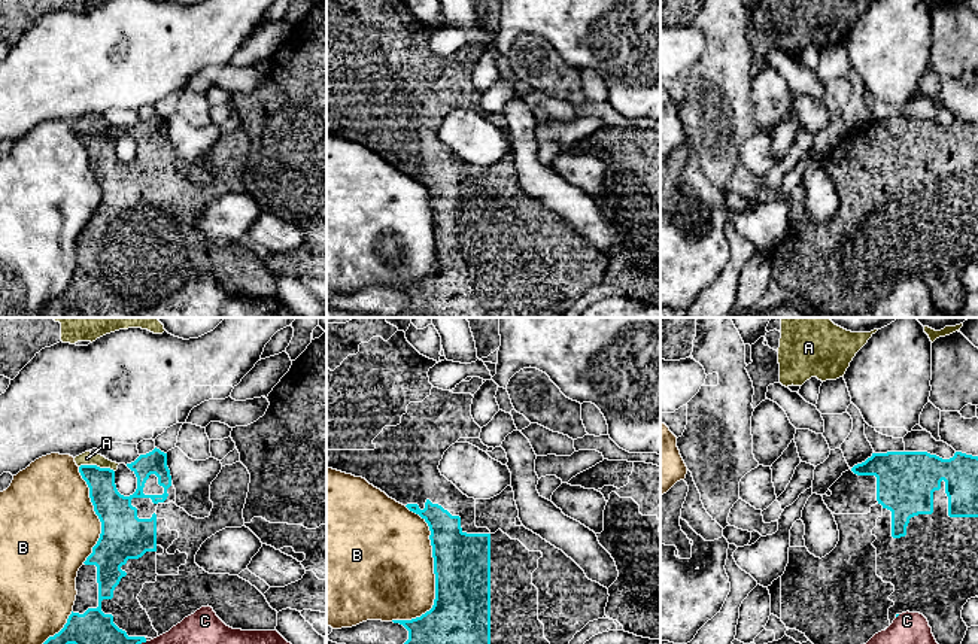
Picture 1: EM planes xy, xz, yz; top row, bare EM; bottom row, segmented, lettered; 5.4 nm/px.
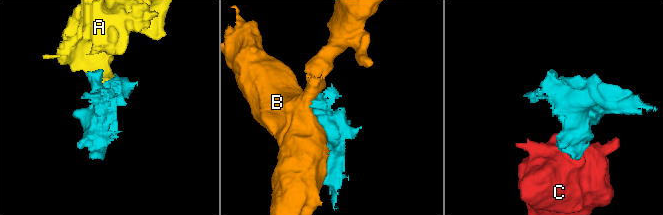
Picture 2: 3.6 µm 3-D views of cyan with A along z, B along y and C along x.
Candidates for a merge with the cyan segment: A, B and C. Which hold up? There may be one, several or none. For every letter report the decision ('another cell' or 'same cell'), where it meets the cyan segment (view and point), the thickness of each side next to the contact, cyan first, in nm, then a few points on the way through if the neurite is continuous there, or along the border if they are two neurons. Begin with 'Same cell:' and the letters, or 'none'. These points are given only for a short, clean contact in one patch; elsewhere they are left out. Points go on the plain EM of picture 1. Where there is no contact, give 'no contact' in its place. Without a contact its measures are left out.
Same cell: none
A: another cell; meets cyan in xy at (96, 131); 180 nm thick on the cyan side, 70 nm on the other
B: another cell; meets cyan in xz at (434, 239); 320 nm thick on the cyan side, 500 nm on the other
C: another cell; meets cyan in xy at (139, 309); 280 nm thick on the cyan side, 280 nm on the other

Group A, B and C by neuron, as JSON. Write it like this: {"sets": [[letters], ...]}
{"sets": [["A"], ["B"], ["C"]]}

